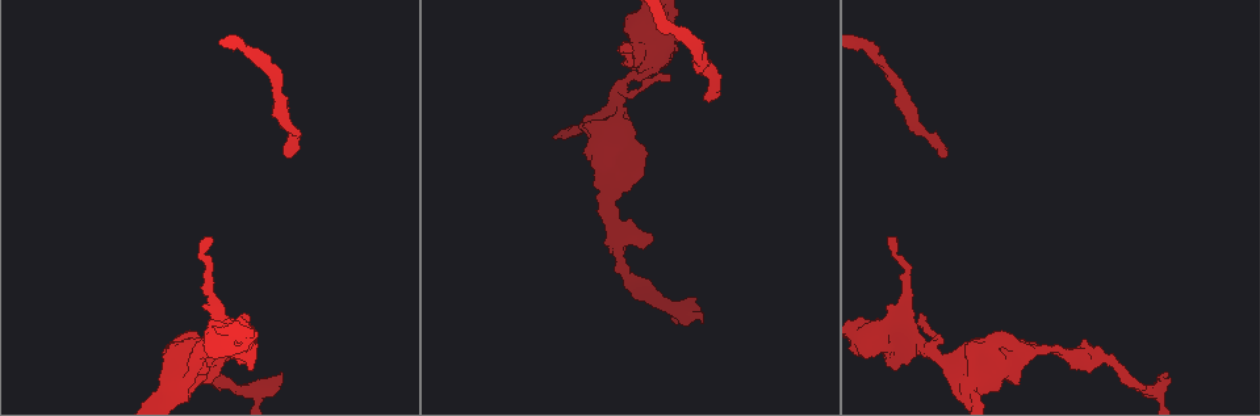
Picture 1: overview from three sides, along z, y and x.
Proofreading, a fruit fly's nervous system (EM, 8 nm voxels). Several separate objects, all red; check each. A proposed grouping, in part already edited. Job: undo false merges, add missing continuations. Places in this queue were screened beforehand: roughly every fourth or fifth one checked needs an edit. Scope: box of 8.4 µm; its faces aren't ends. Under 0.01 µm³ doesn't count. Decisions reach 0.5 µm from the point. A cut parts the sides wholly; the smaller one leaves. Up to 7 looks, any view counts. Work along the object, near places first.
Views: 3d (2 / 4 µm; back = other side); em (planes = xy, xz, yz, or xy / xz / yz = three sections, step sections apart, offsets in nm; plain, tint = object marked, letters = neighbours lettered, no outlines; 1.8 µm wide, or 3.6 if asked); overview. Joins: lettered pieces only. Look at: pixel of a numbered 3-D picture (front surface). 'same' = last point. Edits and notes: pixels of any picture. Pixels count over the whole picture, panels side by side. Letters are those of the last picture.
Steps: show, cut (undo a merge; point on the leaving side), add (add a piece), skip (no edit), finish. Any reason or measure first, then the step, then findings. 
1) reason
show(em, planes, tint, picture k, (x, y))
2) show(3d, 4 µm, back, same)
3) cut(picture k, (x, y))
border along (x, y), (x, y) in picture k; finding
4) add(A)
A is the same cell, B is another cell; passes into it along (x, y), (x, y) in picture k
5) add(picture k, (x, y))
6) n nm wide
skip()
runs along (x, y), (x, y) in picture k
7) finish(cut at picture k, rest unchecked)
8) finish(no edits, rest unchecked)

four arms meet
show(em, planes, tint, picture 1, (909, 333))

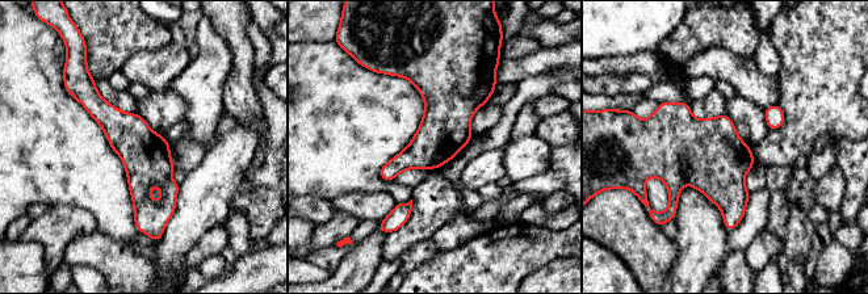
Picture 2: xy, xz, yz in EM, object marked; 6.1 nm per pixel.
what lies round it
show(em, planes, letters, same)

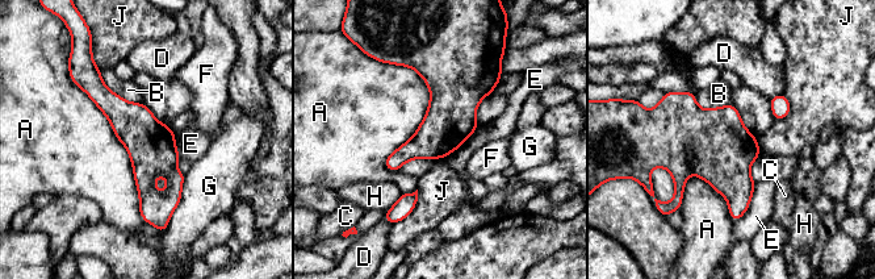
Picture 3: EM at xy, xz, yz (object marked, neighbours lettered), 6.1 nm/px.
skip()
A, B, C, D, E, F, G, H and J are other cells; runs along (96, 76), (146, 140), (153, 216) in picture 3; one cell here

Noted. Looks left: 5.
thick turns thin
show(3d, 4 µm, picture 1, (616, 140))

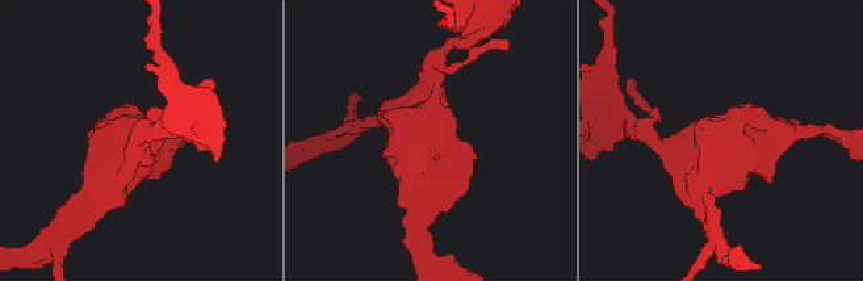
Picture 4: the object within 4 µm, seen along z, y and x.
show(em, 3.6 µm, planes, letters, picture 4, (427, 135))

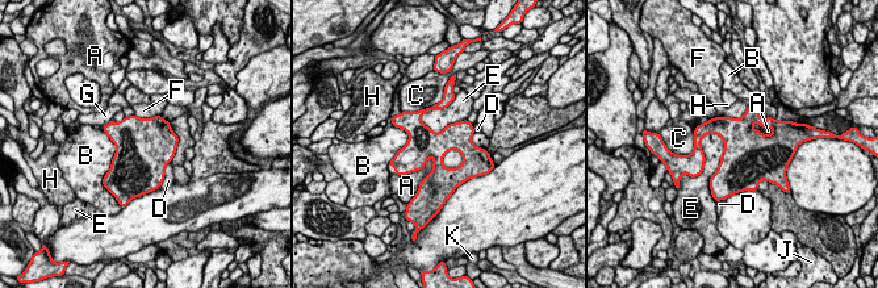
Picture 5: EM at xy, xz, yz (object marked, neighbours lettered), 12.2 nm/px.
E touches over 600 nm
skip()
A, B, C, D, E, F, G, H, J and K are other cells; border along (716, 133), (723, 153), (709, 180) in picture 5; all the same cell

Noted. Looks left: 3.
branch stops here
show(em, planes, letters, picture 1, (280, 374))

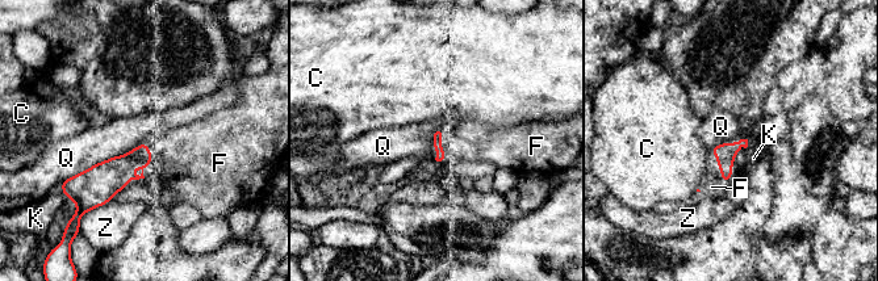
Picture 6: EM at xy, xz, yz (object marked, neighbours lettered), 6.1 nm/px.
add(F)
F is the same cell, C, K, Q and Z are other cells; passes into it along (108, 177), (146, 166), (185, 158) in picture 6; it goes on there

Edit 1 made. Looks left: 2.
finish(add at picture 6, rest unchecked)

